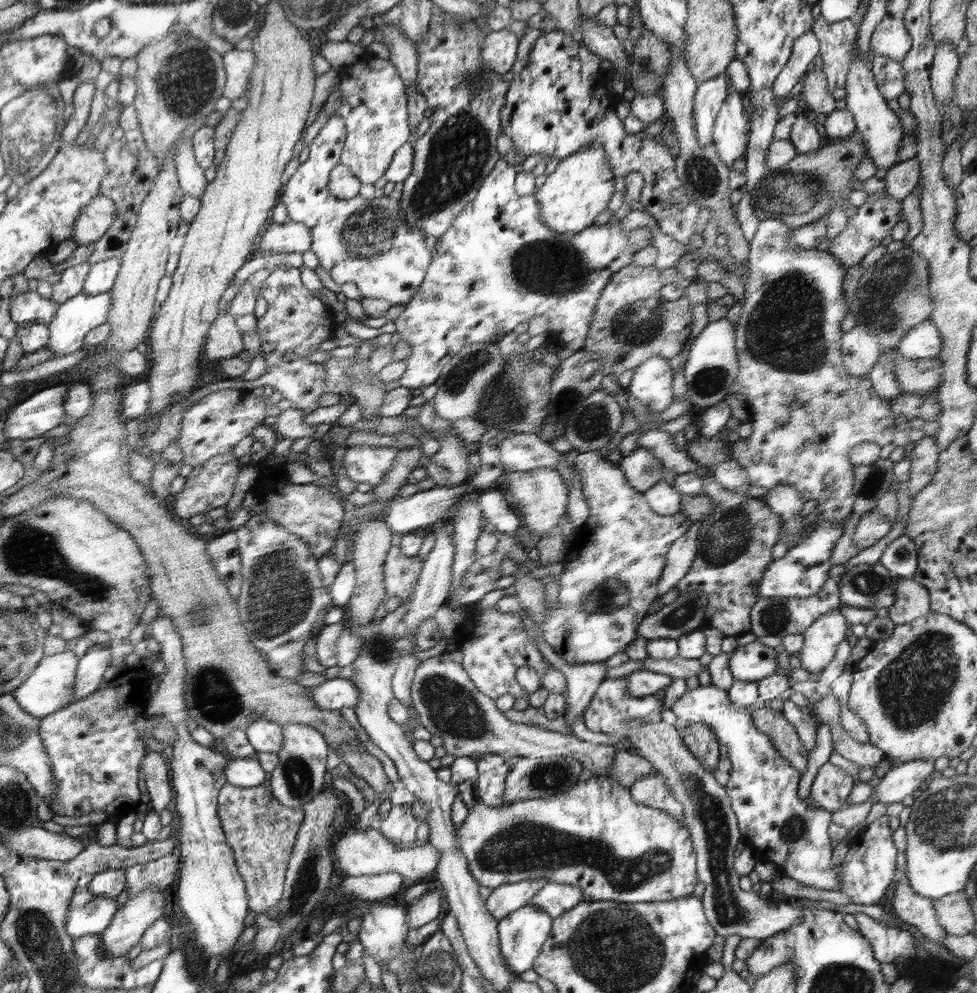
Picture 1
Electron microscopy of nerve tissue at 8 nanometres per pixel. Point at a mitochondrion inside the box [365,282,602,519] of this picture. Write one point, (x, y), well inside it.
(456, 380)

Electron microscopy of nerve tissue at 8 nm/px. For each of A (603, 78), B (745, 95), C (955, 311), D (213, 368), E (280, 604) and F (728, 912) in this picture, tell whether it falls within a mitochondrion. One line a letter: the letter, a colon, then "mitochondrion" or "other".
A: other
B: other
C: other
D: other
E: mitochondrion
F: mitochondrion

